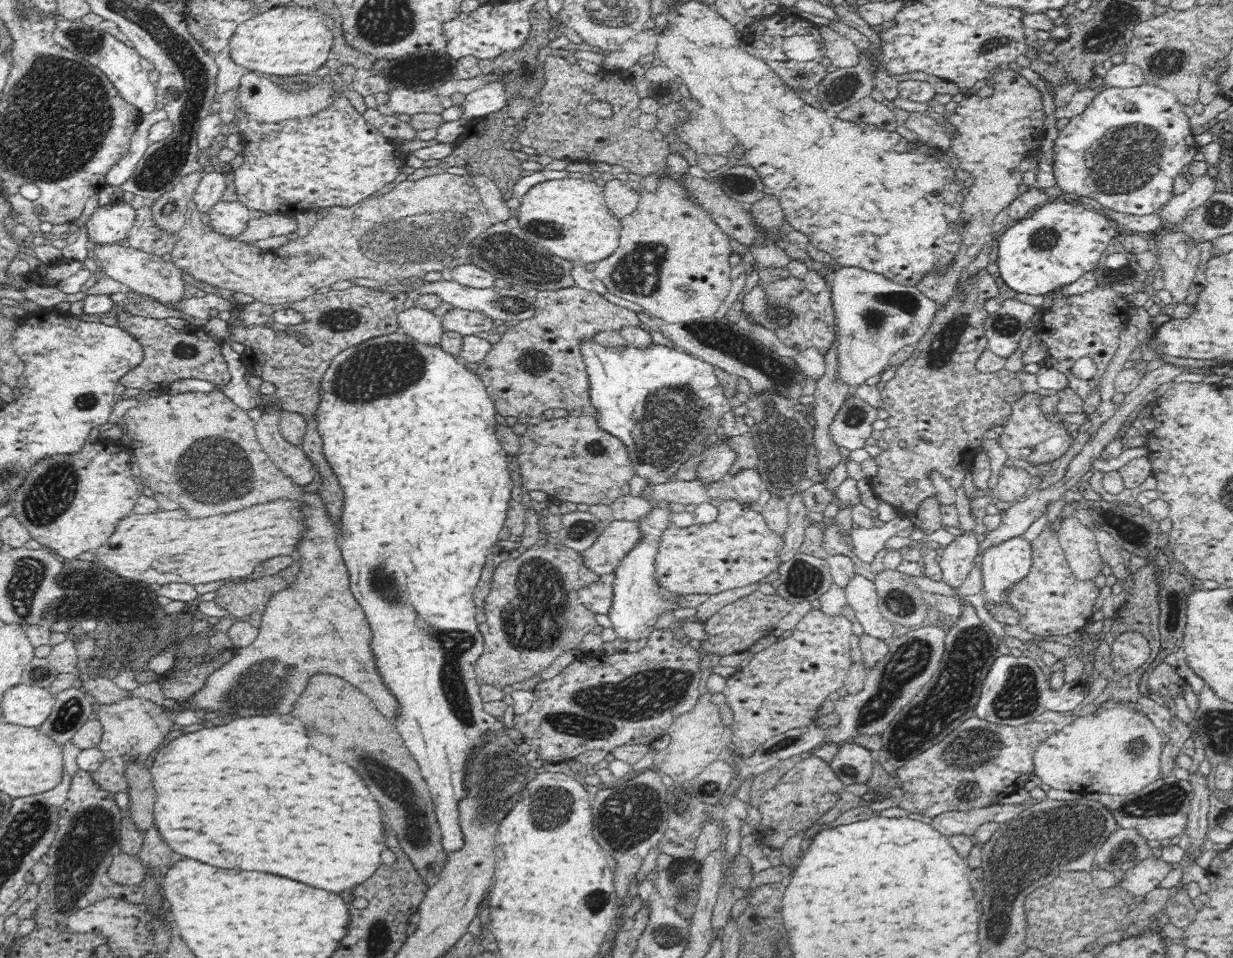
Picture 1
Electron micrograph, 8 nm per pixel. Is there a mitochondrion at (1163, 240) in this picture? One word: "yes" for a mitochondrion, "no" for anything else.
no

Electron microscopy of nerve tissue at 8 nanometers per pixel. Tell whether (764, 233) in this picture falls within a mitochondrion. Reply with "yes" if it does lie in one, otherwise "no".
no

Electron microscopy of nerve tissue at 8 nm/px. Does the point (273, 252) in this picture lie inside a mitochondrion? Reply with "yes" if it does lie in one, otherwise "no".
no

